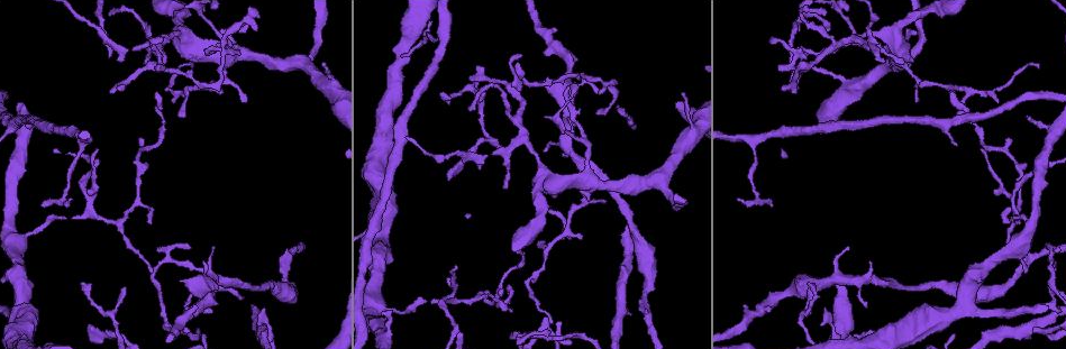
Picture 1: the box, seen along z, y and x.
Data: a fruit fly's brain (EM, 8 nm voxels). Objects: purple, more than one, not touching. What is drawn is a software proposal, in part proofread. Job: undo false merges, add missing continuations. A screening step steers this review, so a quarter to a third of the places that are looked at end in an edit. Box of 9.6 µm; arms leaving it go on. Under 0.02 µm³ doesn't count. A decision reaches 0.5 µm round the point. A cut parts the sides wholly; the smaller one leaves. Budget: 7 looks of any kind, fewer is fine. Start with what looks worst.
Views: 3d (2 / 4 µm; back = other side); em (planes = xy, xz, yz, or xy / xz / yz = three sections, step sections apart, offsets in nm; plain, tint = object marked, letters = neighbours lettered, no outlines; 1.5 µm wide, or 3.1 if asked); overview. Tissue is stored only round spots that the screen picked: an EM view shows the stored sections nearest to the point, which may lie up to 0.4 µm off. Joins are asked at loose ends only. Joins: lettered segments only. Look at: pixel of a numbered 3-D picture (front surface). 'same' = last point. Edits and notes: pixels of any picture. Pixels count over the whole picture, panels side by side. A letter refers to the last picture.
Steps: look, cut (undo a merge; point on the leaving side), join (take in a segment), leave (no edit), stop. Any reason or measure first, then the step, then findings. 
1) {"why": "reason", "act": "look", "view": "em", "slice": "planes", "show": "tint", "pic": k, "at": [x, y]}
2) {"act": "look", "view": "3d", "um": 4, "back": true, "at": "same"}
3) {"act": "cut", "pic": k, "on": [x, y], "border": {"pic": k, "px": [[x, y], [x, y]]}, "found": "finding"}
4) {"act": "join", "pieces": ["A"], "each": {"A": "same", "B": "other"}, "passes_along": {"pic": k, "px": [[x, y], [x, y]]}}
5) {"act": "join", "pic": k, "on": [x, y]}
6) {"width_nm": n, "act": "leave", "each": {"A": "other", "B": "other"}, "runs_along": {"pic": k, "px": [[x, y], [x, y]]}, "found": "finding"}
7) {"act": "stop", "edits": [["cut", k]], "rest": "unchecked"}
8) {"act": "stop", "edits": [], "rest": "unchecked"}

{"why": "thin end", "act": "look", "view": "em", "slice": "planes", "show": "letters", "pic": 1, "at": [771, 204]}

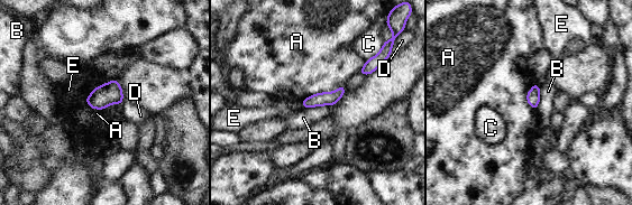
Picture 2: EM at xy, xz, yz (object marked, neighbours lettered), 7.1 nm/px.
{"width_nm": 100, "act": "leave", "each": {"A": "other", "B": "other", "C": "other", "D": "other", "E": "other"}, "border": {"pic": 2, "px": [[333, 105], [303, 108]]}, "found": "none of them fits"}

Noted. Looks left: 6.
{"why": "free end", "act": "look", "view": "em", "slice": "yz", "step": 8, "show": "letters", "pic": 1, "at": [189, 246]}

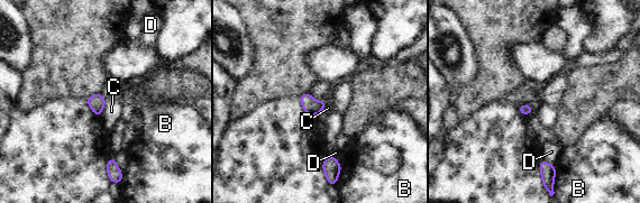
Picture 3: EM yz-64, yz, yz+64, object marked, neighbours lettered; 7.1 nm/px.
{"act": "leave", "each": {"B": "other", "C": "other", "D": "other"}, "border": {"pic": 3, "px": [[107, 100], [100, 114]]}, "found": "none of them fits"}

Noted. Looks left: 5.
{"why": "free end", "act": "look", "view": "3d", "um": 4, "pic": 1, "at": [549, 323]}

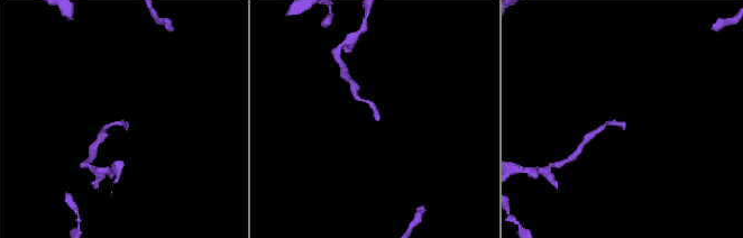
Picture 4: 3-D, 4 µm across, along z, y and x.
{"act": "look", "view": "em", "slice": "planes", "show": "letters", "pic": 4, "at": [622, 124]}

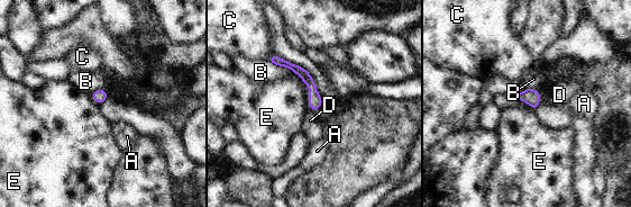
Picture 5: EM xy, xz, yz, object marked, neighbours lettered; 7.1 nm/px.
{"act": "leave", "each": {"A": "other", "B": "other", "C": "other", "D": "other", "E": "other"}, "runs_along": {"pic": 5, "px": [[272, 59], [309, 81], [314, 107]]}, "found": "no lettered segment goes on from it"}

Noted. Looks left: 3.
{"act": "stop", "edits": [], "rest": "unchecked"}

